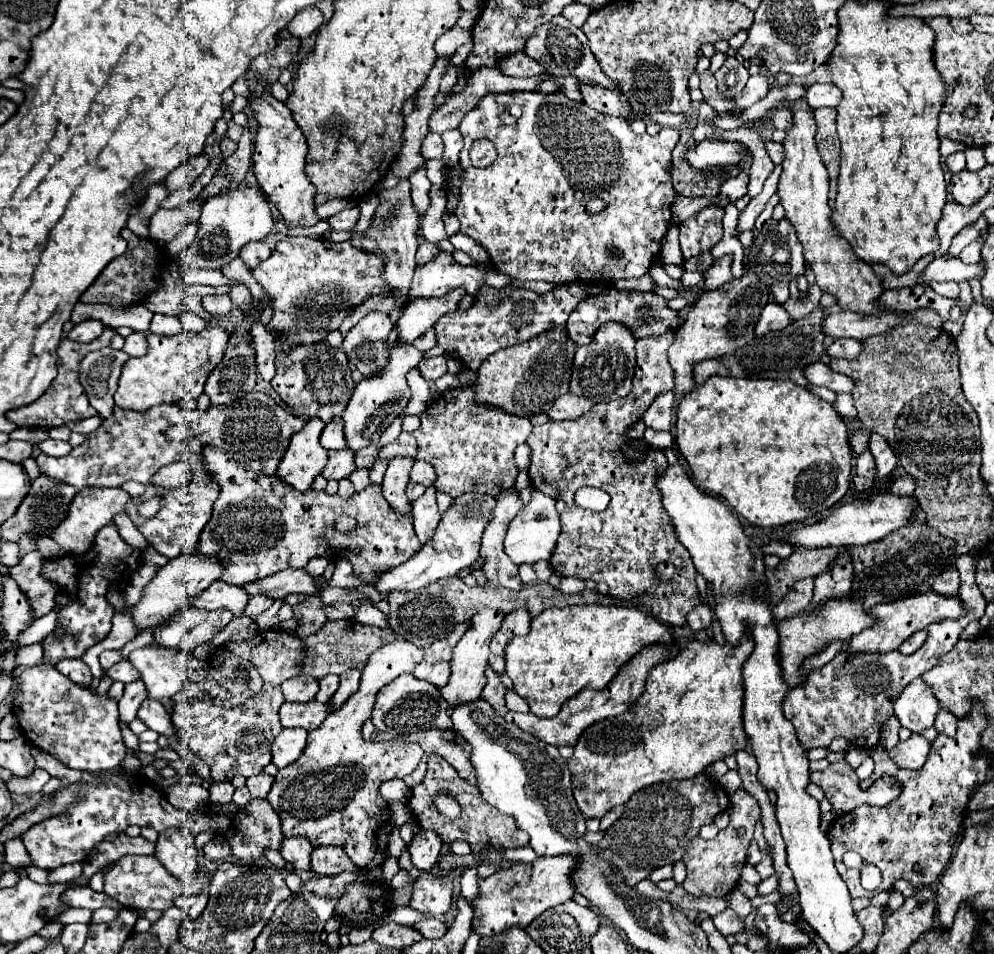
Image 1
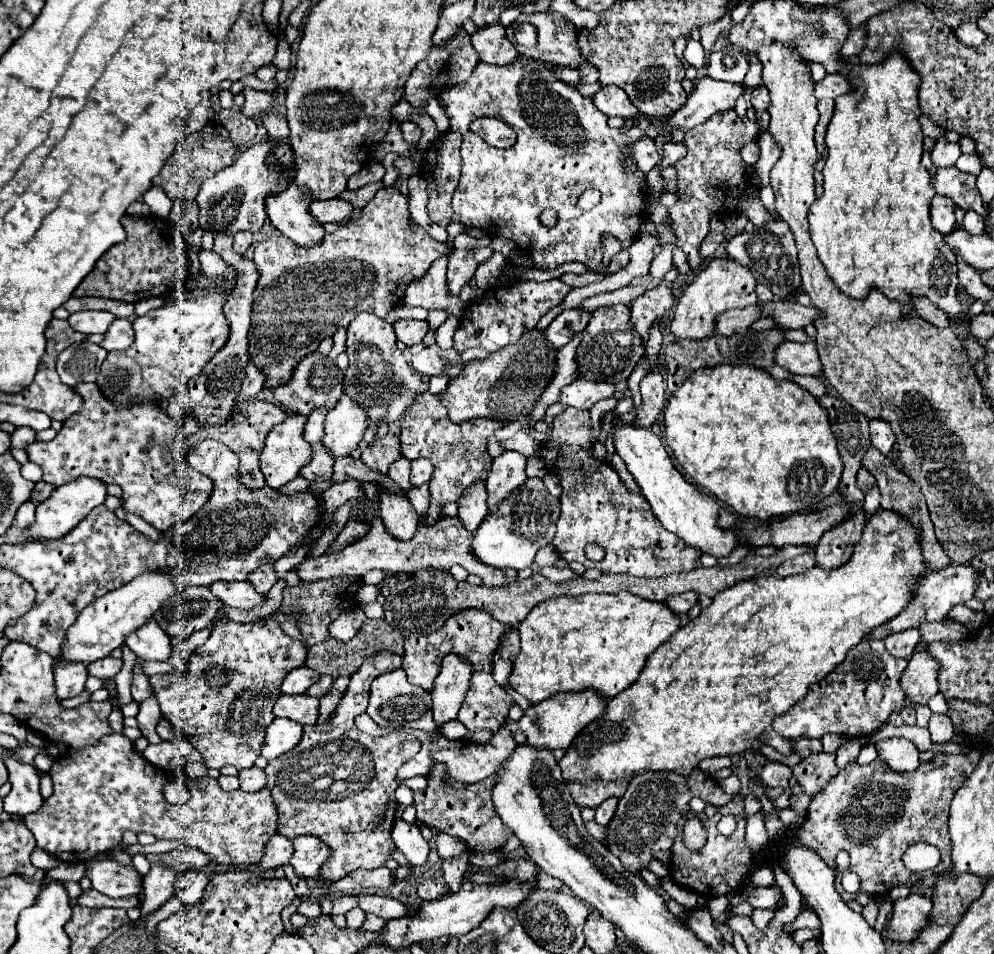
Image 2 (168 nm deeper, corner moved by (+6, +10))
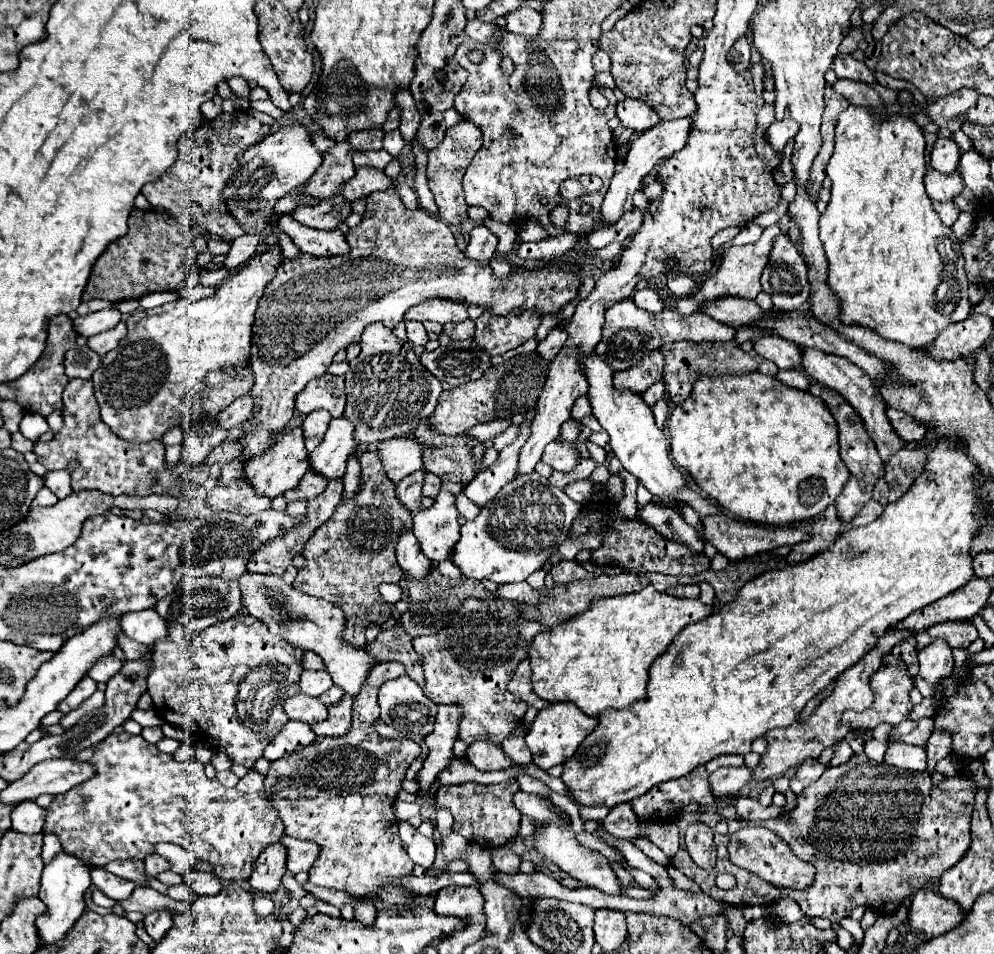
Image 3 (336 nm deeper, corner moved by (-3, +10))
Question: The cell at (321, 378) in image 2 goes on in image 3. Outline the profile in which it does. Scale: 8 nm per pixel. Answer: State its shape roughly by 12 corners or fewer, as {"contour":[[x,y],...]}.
{"contour":[[324,374],[298,396],[302,414],[344,414],[344,378]]}

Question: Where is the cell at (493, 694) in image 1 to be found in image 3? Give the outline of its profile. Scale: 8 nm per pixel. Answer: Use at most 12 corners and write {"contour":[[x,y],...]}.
{"contour":[[466,598],[414,638],[434,704],[462,706],[458,740],[502,744],[528,704],[508,692],[548,626]]}

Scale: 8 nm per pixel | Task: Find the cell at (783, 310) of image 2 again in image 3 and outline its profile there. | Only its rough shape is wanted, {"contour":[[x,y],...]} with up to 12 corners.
{"contour":[[724,296],[702,304],[702,314],[734,326],[766,316],[754,300]]}

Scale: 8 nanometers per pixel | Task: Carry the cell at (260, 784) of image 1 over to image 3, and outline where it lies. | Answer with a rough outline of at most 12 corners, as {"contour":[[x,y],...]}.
{"contour":[[250,770],[236,786],[240,792],[260,792],[264,776]]}

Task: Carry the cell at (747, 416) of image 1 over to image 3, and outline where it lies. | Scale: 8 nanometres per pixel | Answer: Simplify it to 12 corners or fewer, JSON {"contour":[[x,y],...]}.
{"contour":[[702,376],[674,462],[744,522],[810,520],[848,480],[818,396]]}

